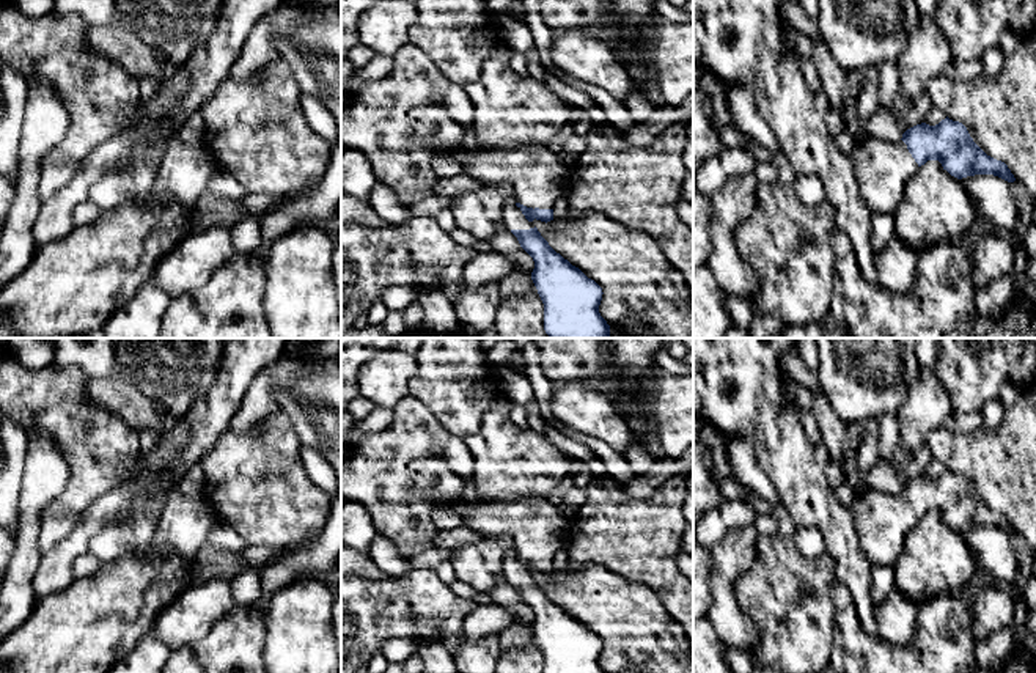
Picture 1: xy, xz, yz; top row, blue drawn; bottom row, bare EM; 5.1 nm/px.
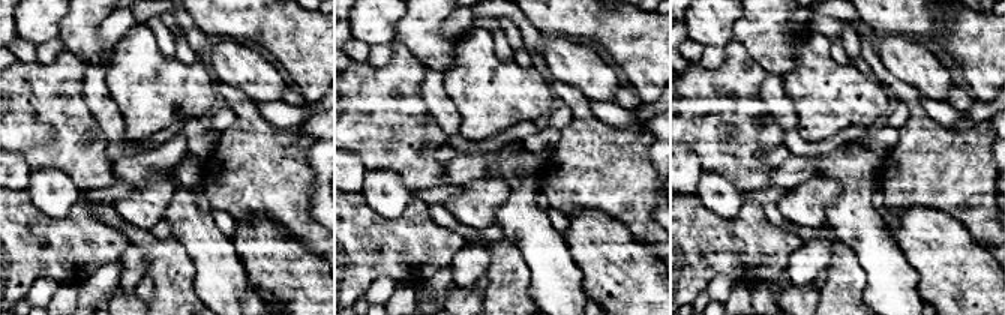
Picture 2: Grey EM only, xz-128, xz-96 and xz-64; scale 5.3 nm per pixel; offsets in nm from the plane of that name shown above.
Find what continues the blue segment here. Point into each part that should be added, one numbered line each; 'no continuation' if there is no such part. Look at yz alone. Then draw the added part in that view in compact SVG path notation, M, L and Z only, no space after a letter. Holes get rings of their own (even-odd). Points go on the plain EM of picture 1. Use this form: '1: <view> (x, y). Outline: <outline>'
1: yz (882, 521). Outline: M868 489L850 506L860 549L871 565L893 566L918 516L899 494Z

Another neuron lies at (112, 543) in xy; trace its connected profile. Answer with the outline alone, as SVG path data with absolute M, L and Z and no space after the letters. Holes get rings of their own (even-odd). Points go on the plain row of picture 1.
M225 338L223 359L209 390L197 398L186 414L190 425L190 442L179 458L160 470L154 489L137 492L123 519L94 536L88 544L101 565L123 557L129 550L145 550L157 541L159 516L165 497L184 472L215 445L230 429L230 421L256 373L285 354L289 338Z

